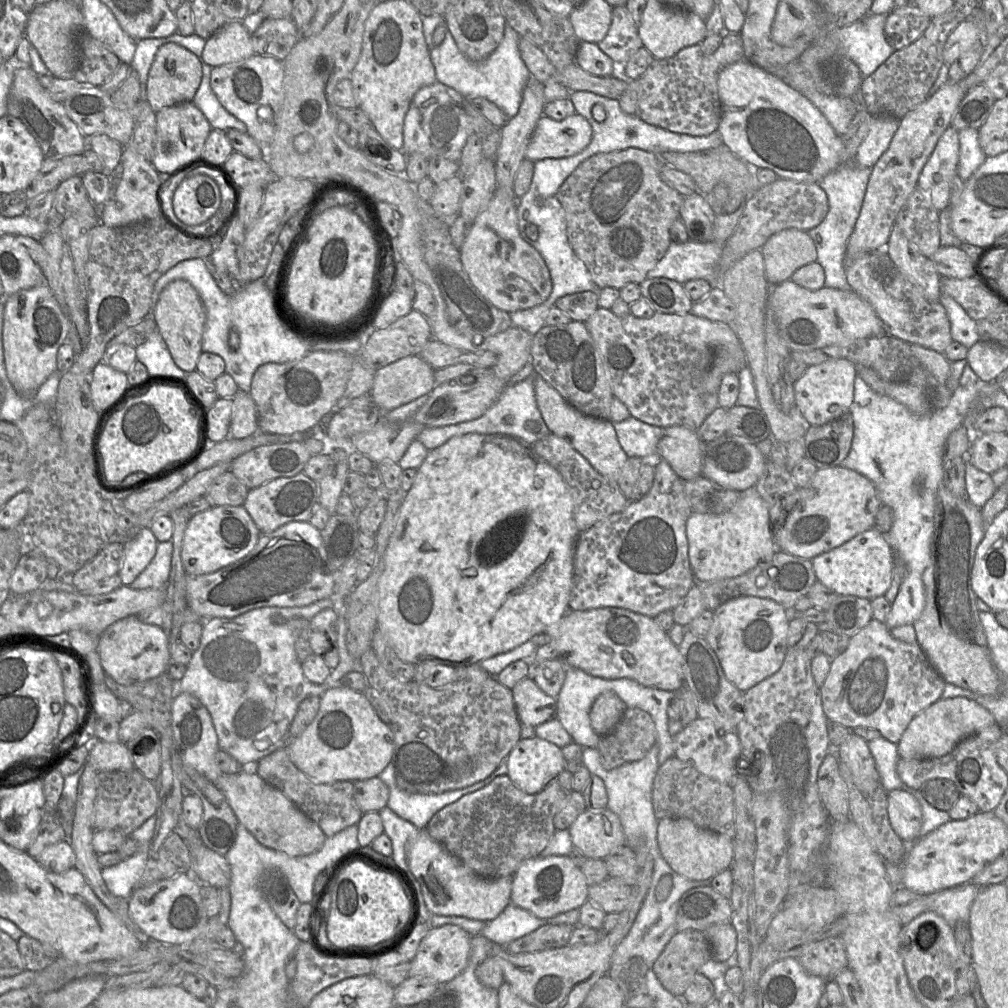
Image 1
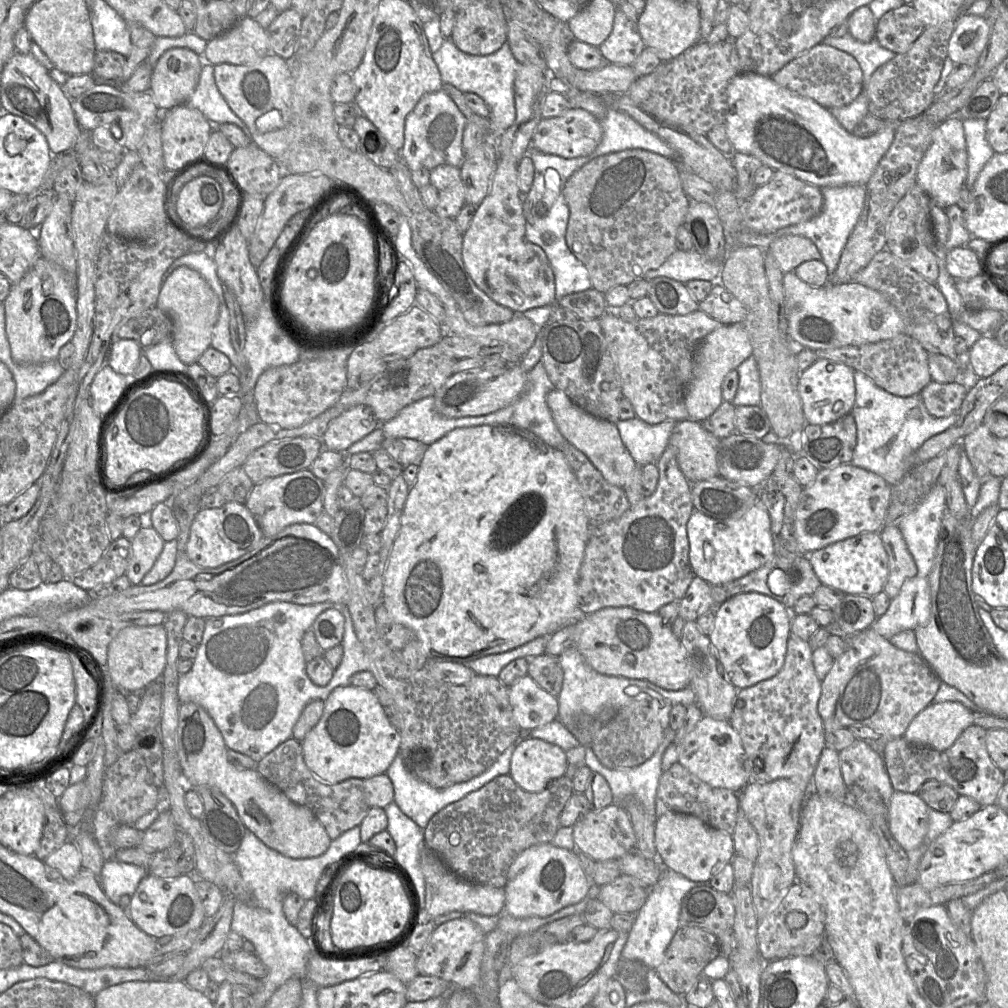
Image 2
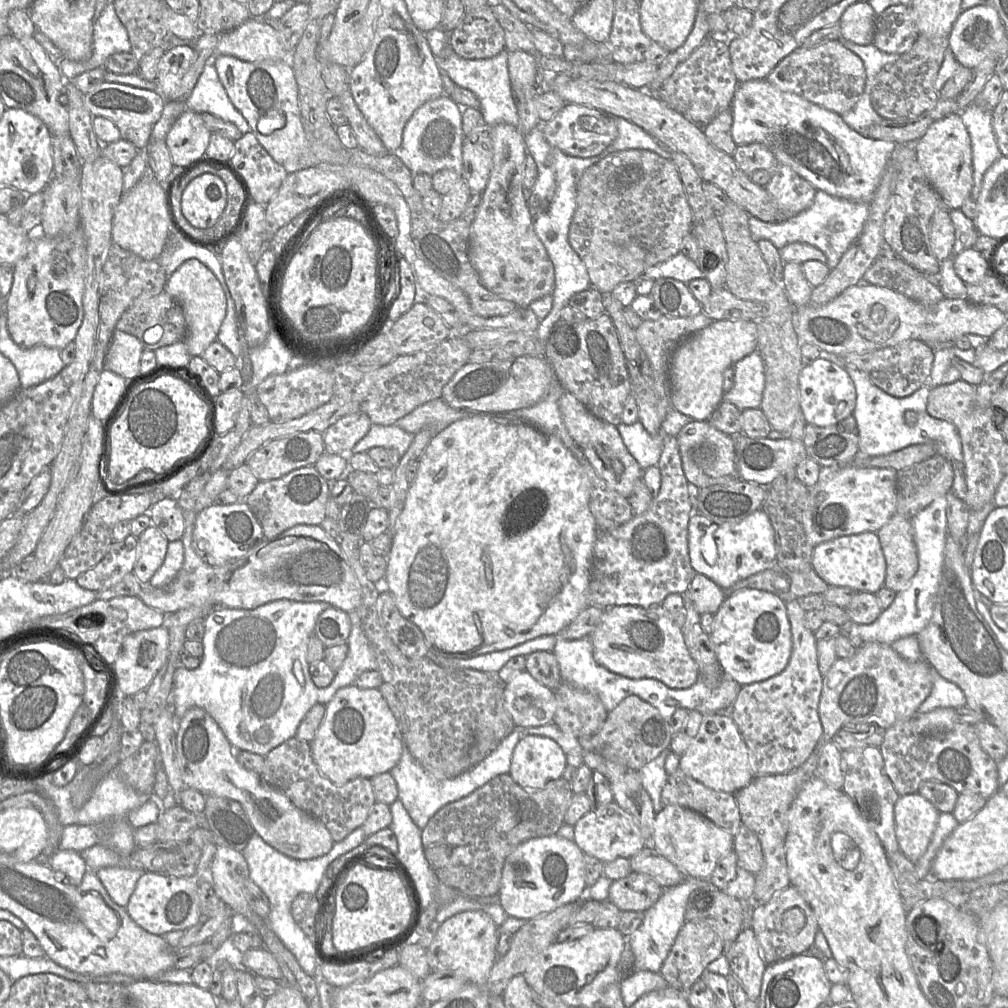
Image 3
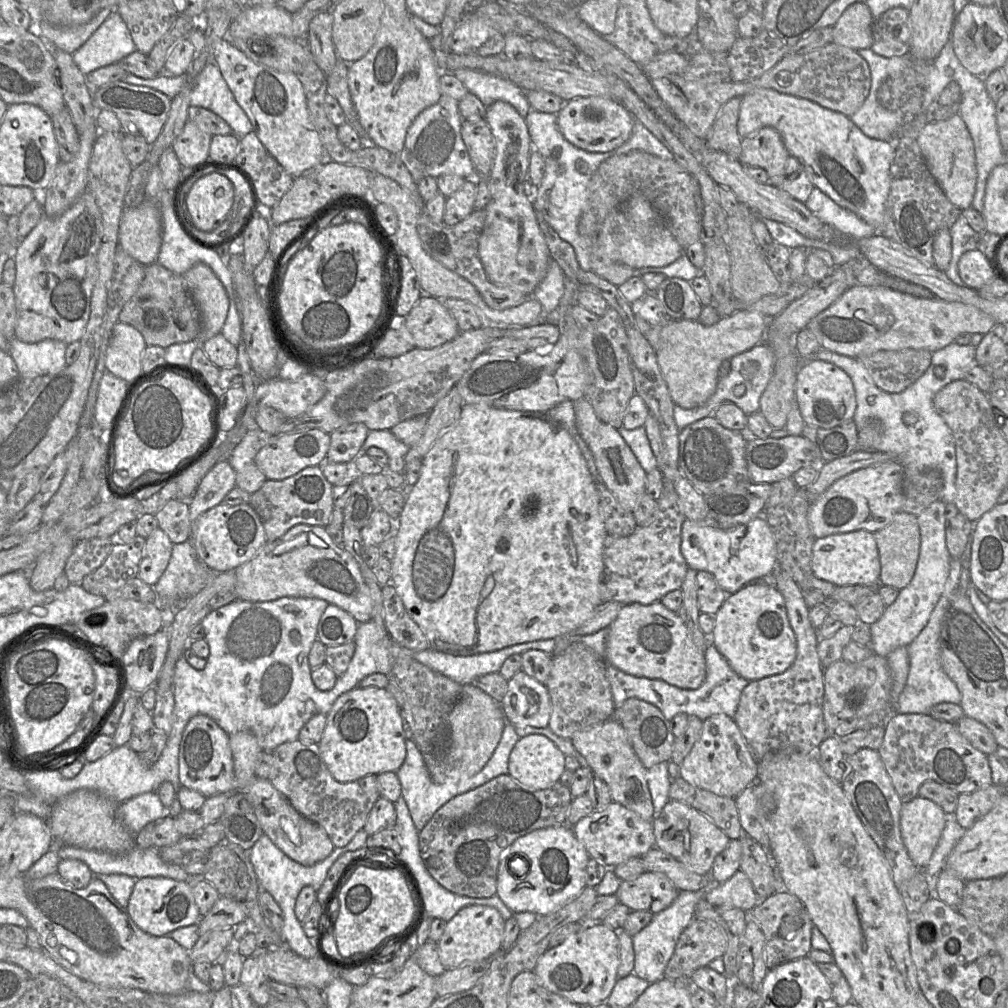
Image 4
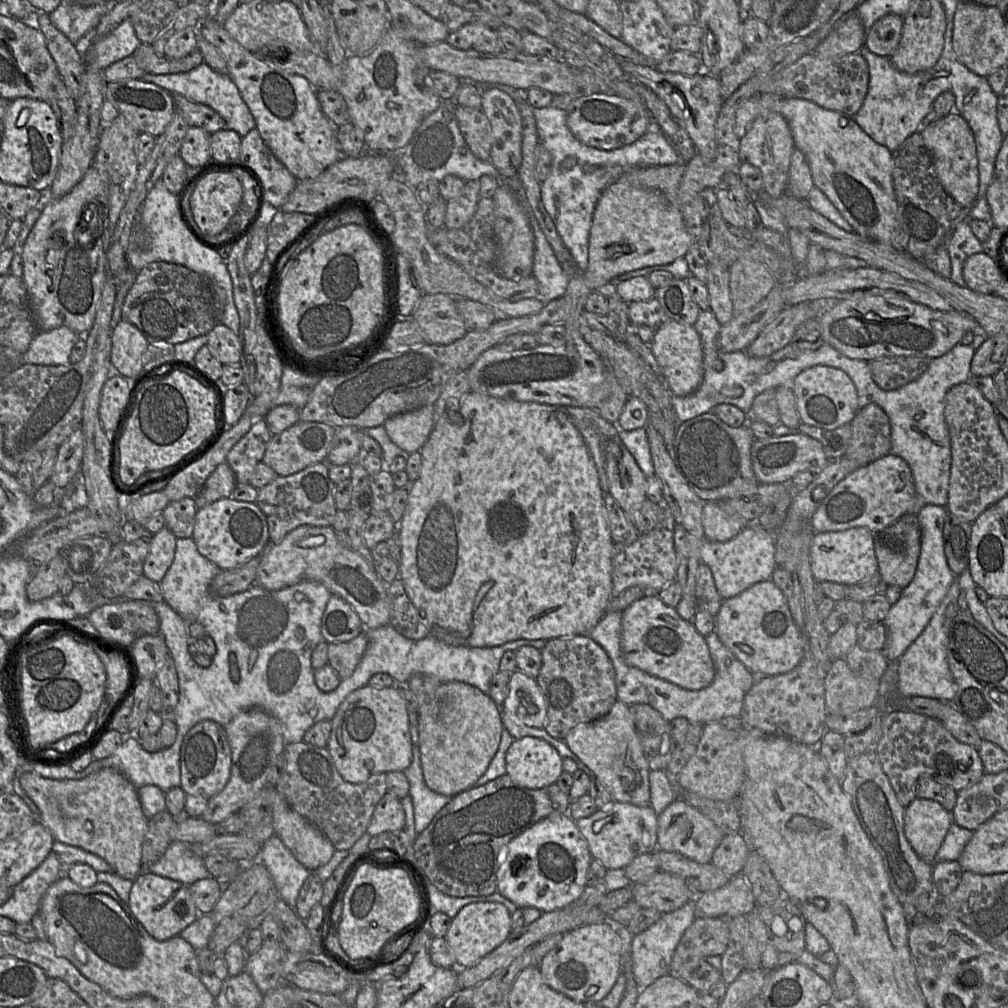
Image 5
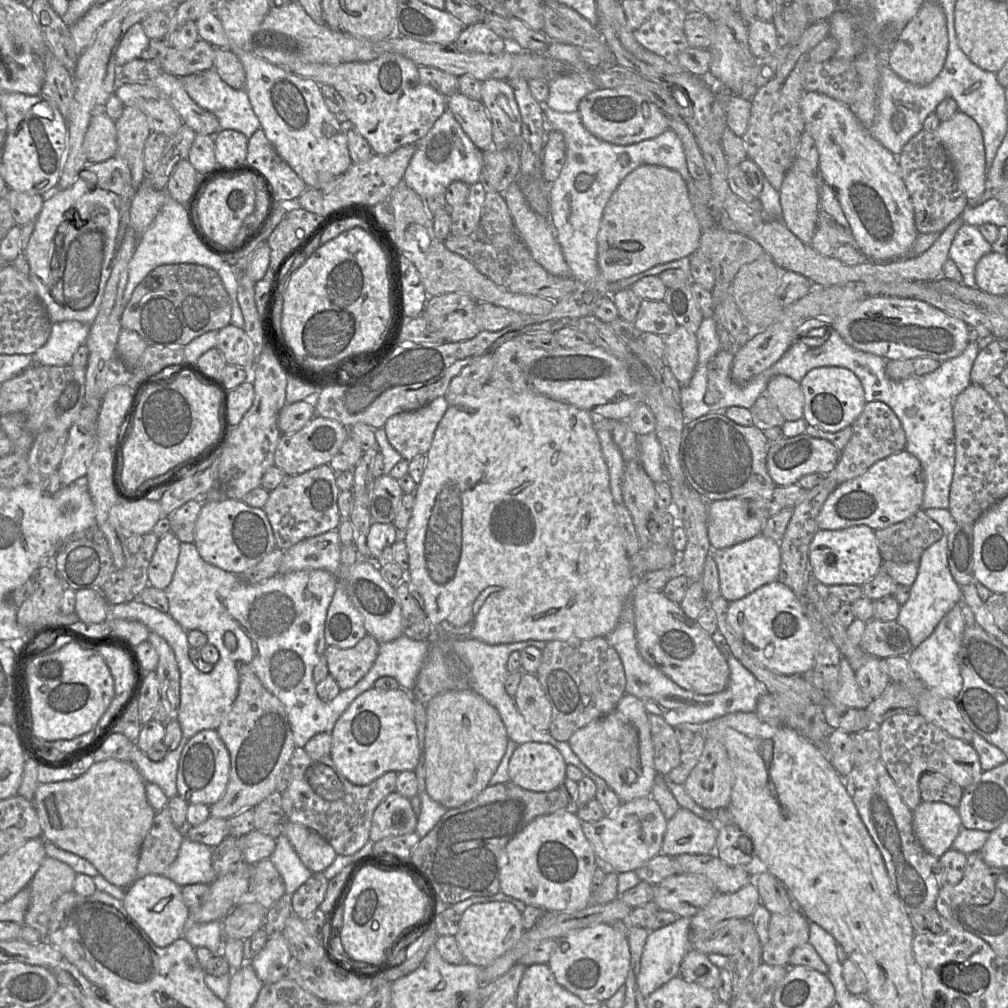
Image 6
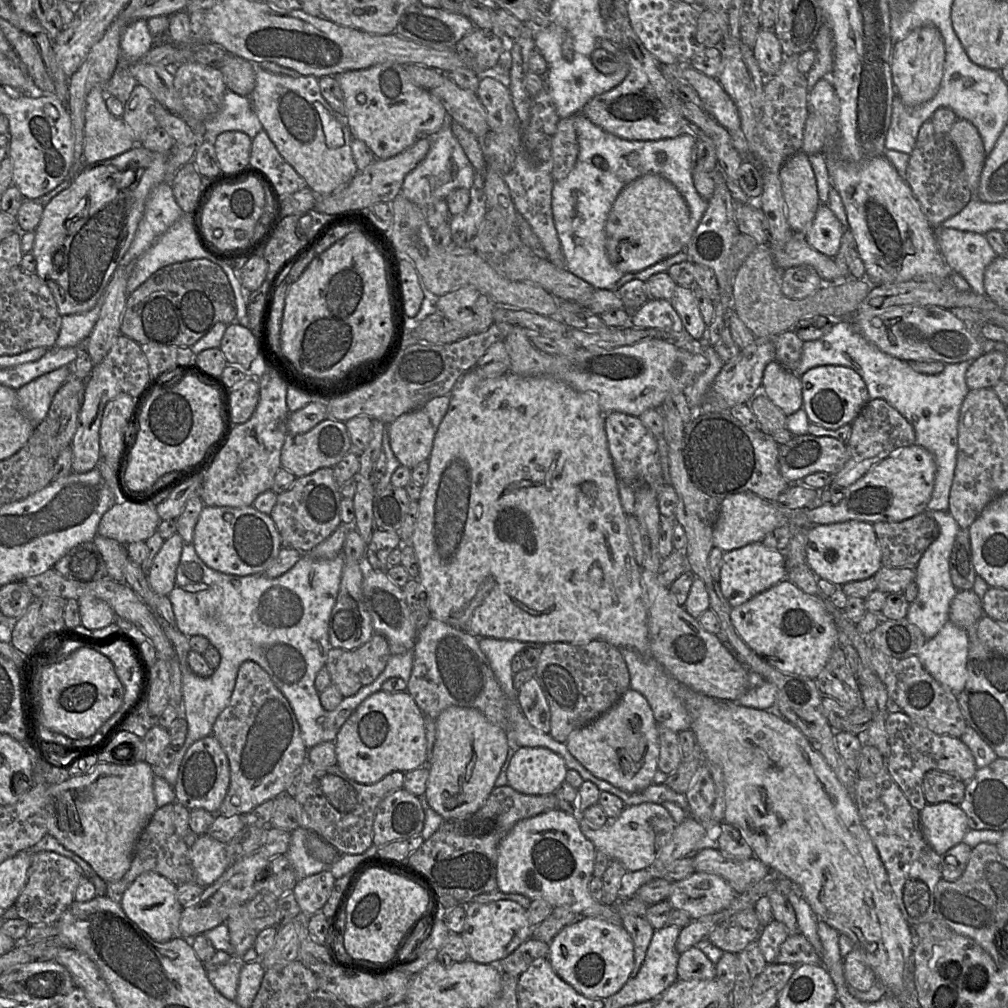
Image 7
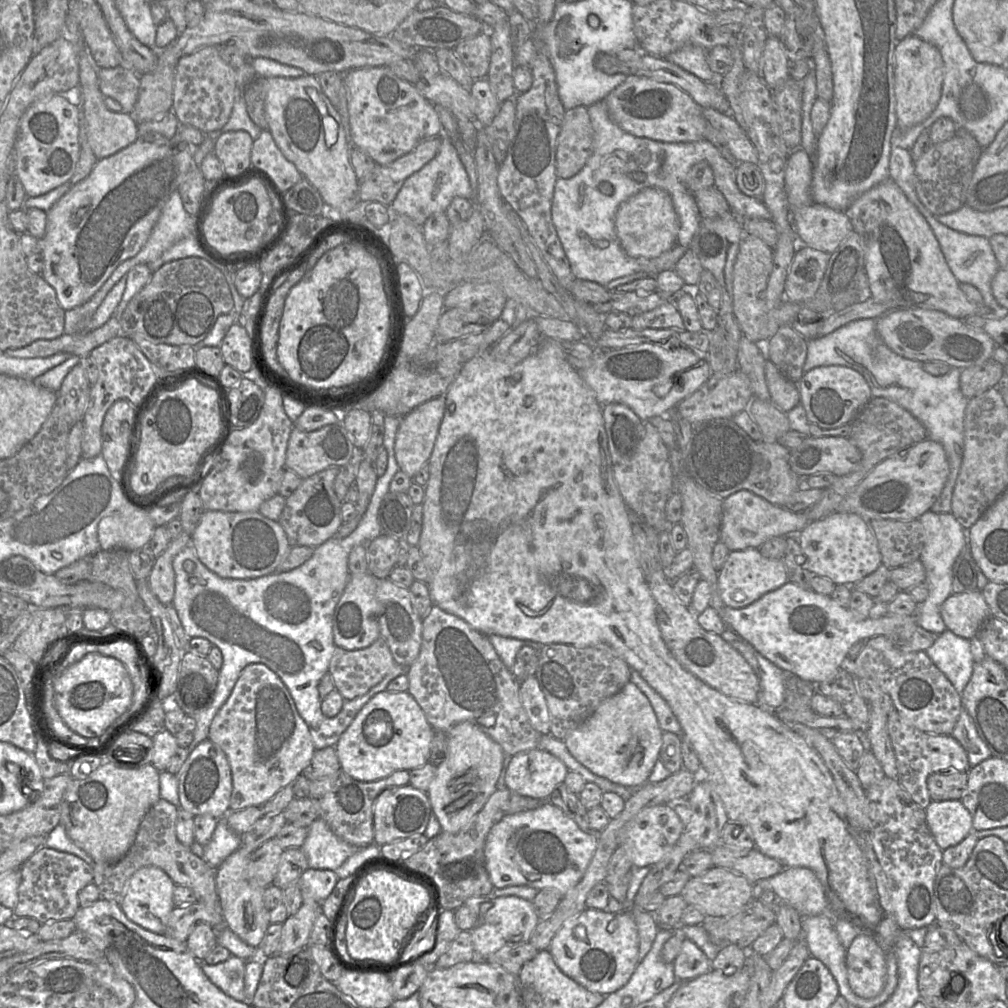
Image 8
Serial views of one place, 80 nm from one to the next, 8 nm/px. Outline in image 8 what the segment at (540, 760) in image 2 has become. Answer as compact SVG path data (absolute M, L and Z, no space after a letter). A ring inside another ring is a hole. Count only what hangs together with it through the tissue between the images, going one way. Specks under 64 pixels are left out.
M536 748L511 757L505 785L521 796L548 800L554 789L564 782L568 771L557 757Z

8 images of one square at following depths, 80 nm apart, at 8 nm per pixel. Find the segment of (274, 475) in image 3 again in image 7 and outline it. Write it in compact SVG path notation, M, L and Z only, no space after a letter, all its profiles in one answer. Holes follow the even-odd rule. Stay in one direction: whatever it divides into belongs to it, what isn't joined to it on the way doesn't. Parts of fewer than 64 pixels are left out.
M326 418L302 434L287 434L281 449L281 466L296 478L309 475L320 468L334 467L351 450L351 440L345 422Z

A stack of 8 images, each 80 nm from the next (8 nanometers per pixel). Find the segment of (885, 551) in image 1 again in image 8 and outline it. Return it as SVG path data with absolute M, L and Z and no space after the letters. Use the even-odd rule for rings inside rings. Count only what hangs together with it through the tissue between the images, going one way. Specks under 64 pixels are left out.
M833 512L810 522L799 532L797 538L806 559L806 568L835 585L854 585L882 564L878 540L869 521L855 513Z

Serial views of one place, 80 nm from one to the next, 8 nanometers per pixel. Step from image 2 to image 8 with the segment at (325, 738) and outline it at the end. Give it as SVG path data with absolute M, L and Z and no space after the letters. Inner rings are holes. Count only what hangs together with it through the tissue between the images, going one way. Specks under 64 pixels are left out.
M383 691L372 697L335 745L343 773L354 780L374 782L396 771L411 771L429 763L434 728L408 692Z

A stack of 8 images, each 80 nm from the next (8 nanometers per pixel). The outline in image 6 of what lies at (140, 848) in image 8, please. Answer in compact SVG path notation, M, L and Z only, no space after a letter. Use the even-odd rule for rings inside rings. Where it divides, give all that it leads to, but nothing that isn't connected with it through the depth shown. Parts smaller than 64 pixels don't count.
M167 806L156 813L141 846L136 880L150 874L165 873L178 856L184 840L182 831L174 826Z

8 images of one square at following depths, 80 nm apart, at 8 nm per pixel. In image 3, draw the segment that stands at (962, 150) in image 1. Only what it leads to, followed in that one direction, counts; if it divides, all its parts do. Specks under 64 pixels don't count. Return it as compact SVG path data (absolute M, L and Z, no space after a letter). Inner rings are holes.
M972 103L960 115L971 140L973 186L970 197L976 201L980 195L985 172L1002 153L992 127L992 112Z

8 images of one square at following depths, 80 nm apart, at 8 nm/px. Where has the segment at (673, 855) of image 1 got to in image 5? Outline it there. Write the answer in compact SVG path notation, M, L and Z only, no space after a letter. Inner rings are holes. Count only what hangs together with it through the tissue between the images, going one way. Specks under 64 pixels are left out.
M676 798L658 815L657 847L666 852L675 852L700 864L711 863L715 849L724 833L707 816L682 798Z

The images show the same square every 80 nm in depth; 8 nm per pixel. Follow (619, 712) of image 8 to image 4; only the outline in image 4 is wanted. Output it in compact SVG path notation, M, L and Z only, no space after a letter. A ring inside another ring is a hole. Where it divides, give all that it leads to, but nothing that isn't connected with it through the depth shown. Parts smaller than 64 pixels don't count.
M610 718L585 731L576 732L571 741L576 750L587 760L592 772L608 786L613 802L637 813L647 821L653 821L654 808L646 779L647 769L643 766L622 725Z

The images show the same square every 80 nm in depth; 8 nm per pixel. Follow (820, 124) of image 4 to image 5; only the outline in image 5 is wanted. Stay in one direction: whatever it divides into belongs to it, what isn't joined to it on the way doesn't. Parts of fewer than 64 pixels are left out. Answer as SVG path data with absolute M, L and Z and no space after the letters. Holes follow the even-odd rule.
M761 93L742 102L736 111L734 131L741 139L763 112L780 113L787 121L796 149L806 156L815 187L818 187L853 227L865 238L891 245L898 204L892 171L894 153L874 141L853 119L815 102L773 93Z

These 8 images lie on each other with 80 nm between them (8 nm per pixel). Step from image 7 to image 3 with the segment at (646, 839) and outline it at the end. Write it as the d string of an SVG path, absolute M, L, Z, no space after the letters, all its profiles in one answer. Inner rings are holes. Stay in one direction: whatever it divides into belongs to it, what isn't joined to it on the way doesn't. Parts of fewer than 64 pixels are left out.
M614 801L601 808L592 809L576 822L574 842L583 853L597 858L604 864L617 858L629 859L647 845L632 815Z

